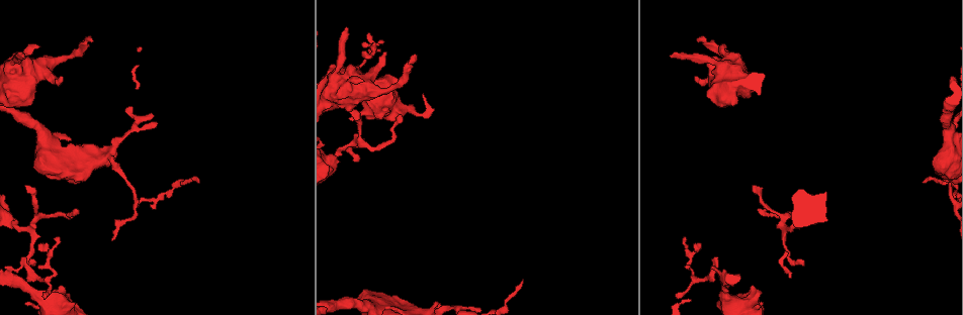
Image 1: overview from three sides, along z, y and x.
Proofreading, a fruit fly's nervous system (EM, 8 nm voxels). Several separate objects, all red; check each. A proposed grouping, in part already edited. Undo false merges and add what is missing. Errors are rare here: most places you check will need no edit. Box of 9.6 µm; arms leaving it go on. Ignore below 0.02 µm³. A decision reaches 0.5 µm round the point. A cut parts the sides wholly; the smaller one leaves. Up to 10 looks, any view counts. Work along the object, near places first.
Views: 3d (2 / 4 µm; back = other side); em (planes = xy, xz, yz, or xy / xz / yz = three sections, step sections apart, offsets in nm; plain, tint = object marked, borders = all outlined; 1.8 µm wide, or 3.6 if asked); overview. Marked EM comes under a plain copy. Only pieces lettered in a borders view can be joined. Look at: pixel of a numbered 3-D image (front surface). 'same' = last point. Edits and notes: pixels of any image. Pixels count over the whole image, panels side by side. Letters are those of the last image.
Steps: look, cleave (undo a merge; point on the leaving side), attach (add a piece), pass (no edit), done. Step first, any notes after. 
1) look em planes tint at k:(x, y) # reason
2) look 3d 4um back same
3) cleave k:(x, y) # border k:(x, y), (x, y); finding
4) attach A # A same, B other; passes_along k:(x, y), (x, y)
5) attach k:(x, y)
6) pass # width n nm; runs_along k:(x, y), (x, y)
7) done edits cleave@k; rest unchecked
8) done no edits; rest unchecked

look em planes tint at 1:(25, 185)

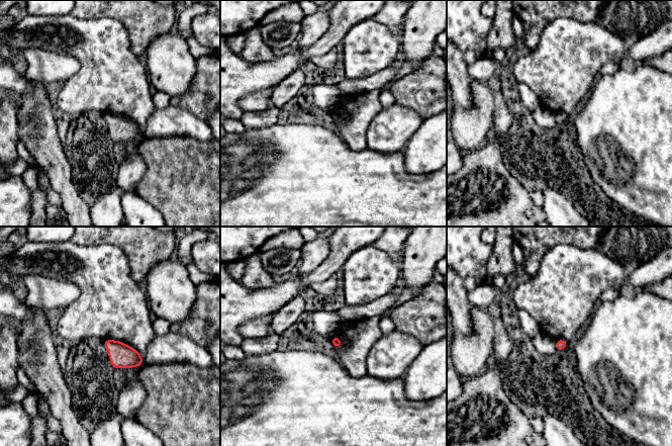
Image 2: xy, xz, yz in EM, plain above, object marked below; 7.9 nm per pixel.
look em planes borders same

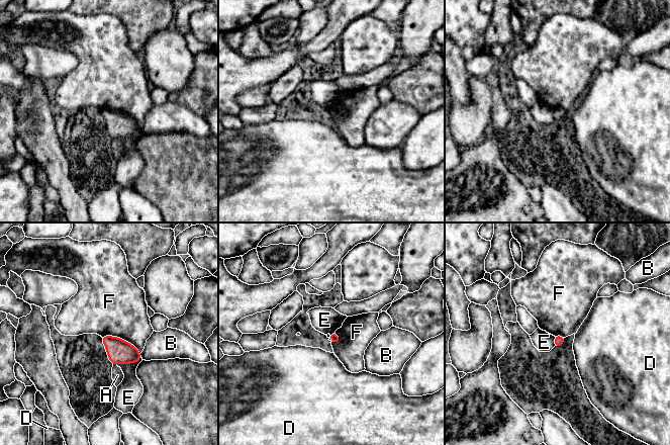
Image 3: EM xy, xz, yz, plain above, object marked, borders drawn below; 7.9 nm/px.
pass # width 80 nm; A other, B other, D other, E other, F other; no lettered piece goes on from it

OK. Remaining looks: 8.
look 3d 4um at 1:(348, 28) # branch stops here

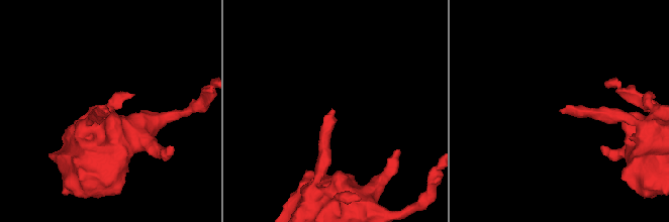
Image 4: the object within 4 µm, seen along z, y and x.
look em yz step 4 borders at 4:(107, 107) # now the EM

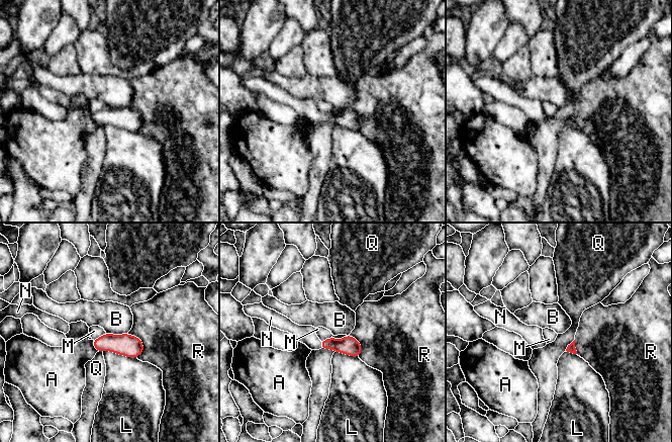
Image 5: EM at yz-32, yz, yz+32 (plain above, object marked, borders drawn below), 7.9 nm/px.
attach N # A other, B other, L other, M other, N same, Q other, R other; passes_along 5:(349, 345), (320, 345), (307, 335); it goes on there

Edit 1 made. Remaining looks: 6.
look overview # see it whole again

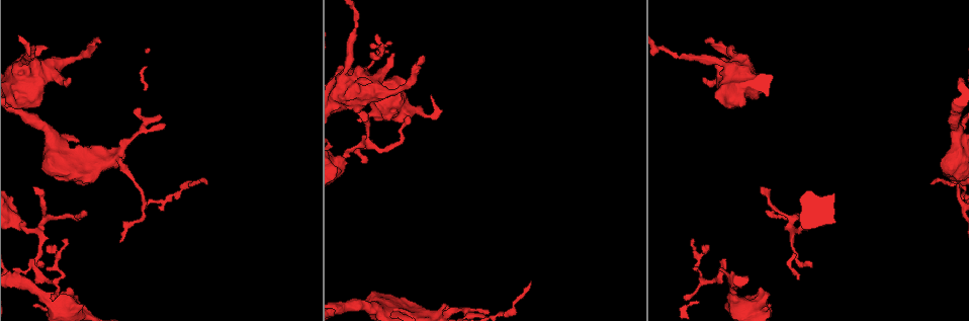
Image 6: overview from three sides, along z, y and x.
look em 3.6um planes borders at 6:(15, 96) # sharp bend

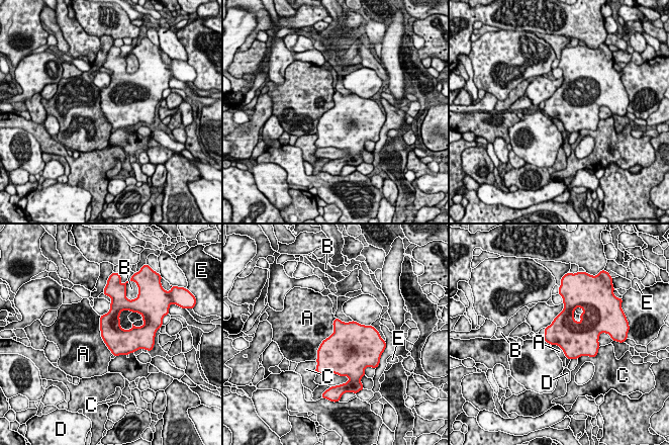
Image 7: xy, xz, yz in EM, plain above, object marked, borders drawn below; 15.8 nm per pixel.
pass # width 400 nm; A other, B other, C other, D other, E other; border 7:(336, 318), (315, 360); all the same cell

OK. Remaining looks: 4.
look em yz step 16 tint at 6:(707, 43) # tapers out

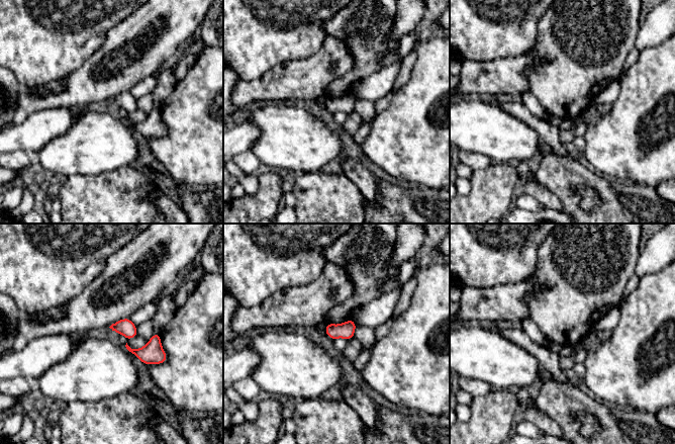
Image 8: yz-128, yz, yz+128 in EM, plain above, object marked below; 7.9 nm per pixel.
look em planes borders same # another direction

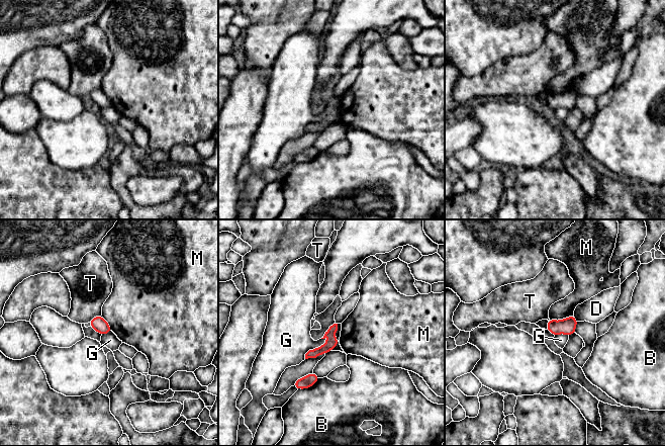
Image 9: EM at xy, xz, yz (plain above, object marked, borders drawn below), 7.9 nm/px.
pass # width 100 nm; B other, D other, G other, M other, T other; runs_along 9:(335, 327), (330, 342), (308, 355); no lettered piece goes on from it

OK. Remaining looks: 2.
done edits attach@5; rest unchecked

